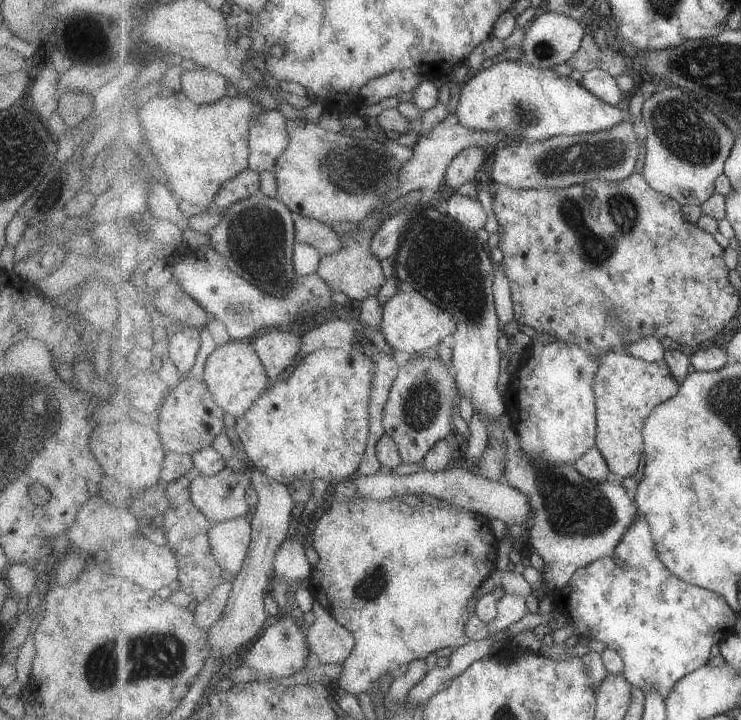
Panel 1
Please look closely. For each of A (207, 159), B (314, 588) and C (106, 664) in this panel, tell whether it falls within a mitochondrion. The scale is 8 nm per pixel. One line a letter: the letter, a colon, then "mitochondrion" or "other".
A: other
B: other
C: mitochondrion

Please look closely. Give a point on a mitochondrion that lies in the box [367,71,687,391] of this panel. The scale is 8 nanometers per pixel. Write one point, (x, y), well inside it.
(594, 251)

